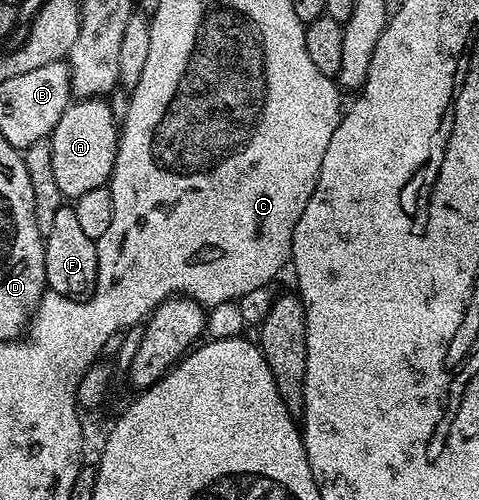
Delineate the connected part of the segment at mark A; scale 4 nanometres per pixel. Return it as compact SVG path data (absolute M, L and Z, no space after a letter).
M85 98L75 100L57 120L49 139L53 152L53 180L57 180L57 188L63 193L64 199L74 200L85 196L85 192L93 192L93 188L107 186L111 174L115 170L115 157L119 151L120 127L117 125L117 114L106 106L103 98Z

